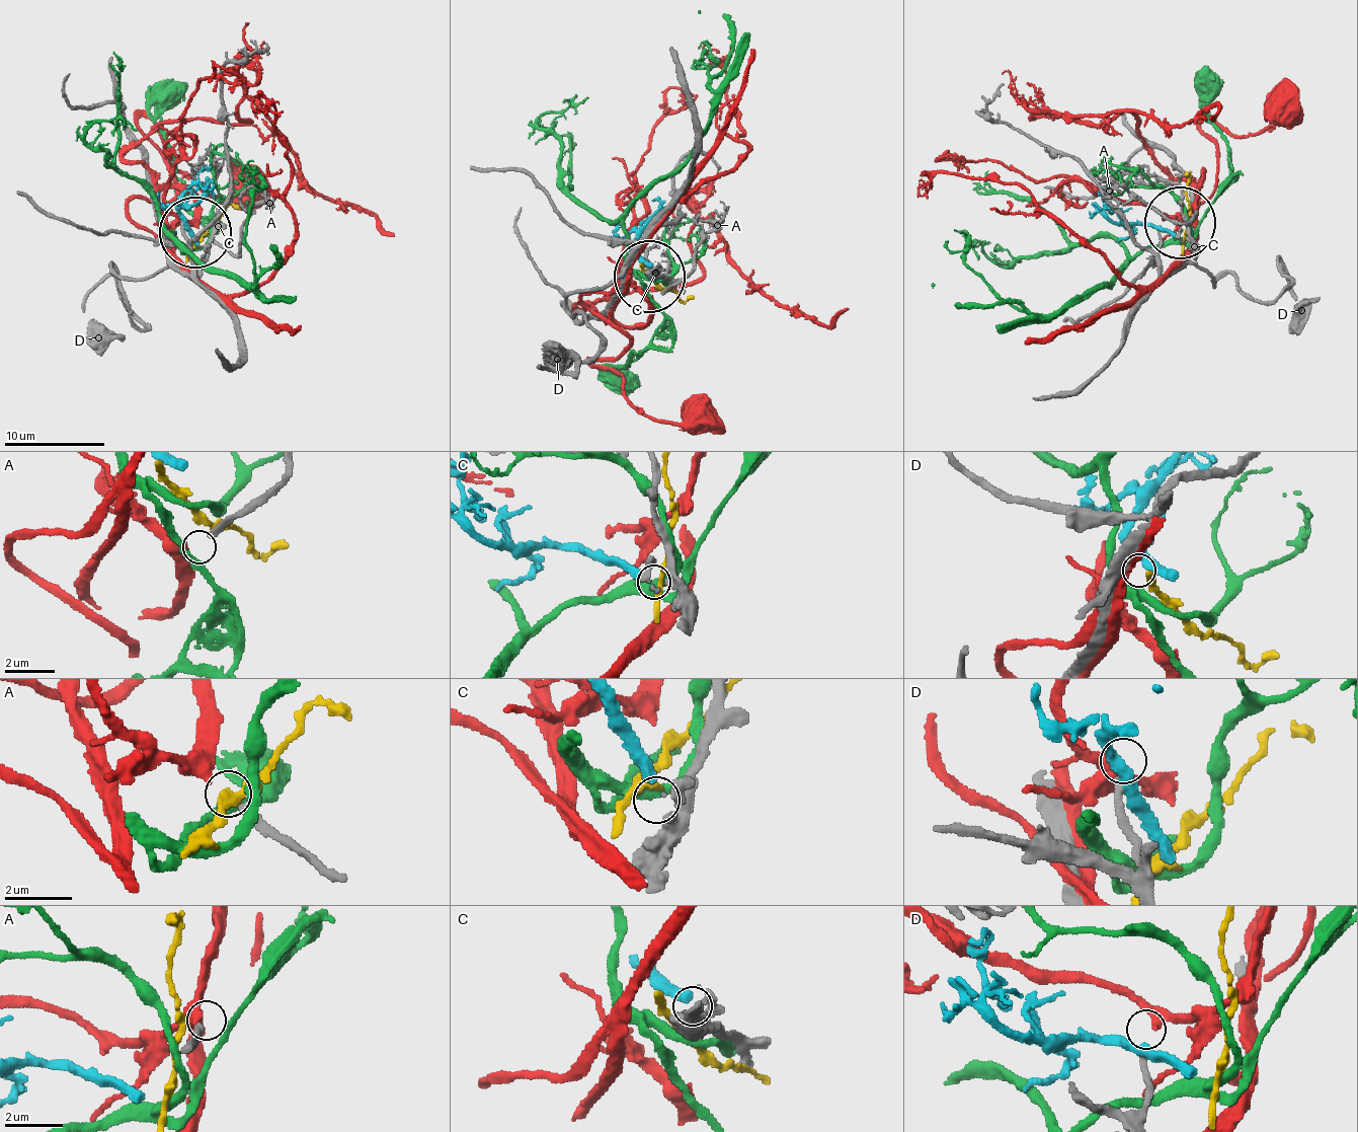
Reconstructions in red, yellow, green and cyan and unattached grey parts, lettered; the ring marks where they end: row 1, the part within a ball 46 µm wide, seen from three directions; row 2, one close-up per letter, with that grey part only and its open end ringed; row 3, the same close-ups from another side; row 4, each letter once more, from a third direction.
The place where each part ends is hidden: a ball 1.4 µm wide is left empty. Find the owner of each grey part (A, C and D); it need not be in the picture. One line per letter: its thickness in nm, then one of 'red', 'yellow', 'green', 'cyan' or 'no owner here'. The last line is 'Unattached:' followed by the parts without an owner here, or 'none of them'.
A: 240 nm thick; red
C: 160 nm thick; cyan
D: 240 nm thick; no owner here
Unattached: D

